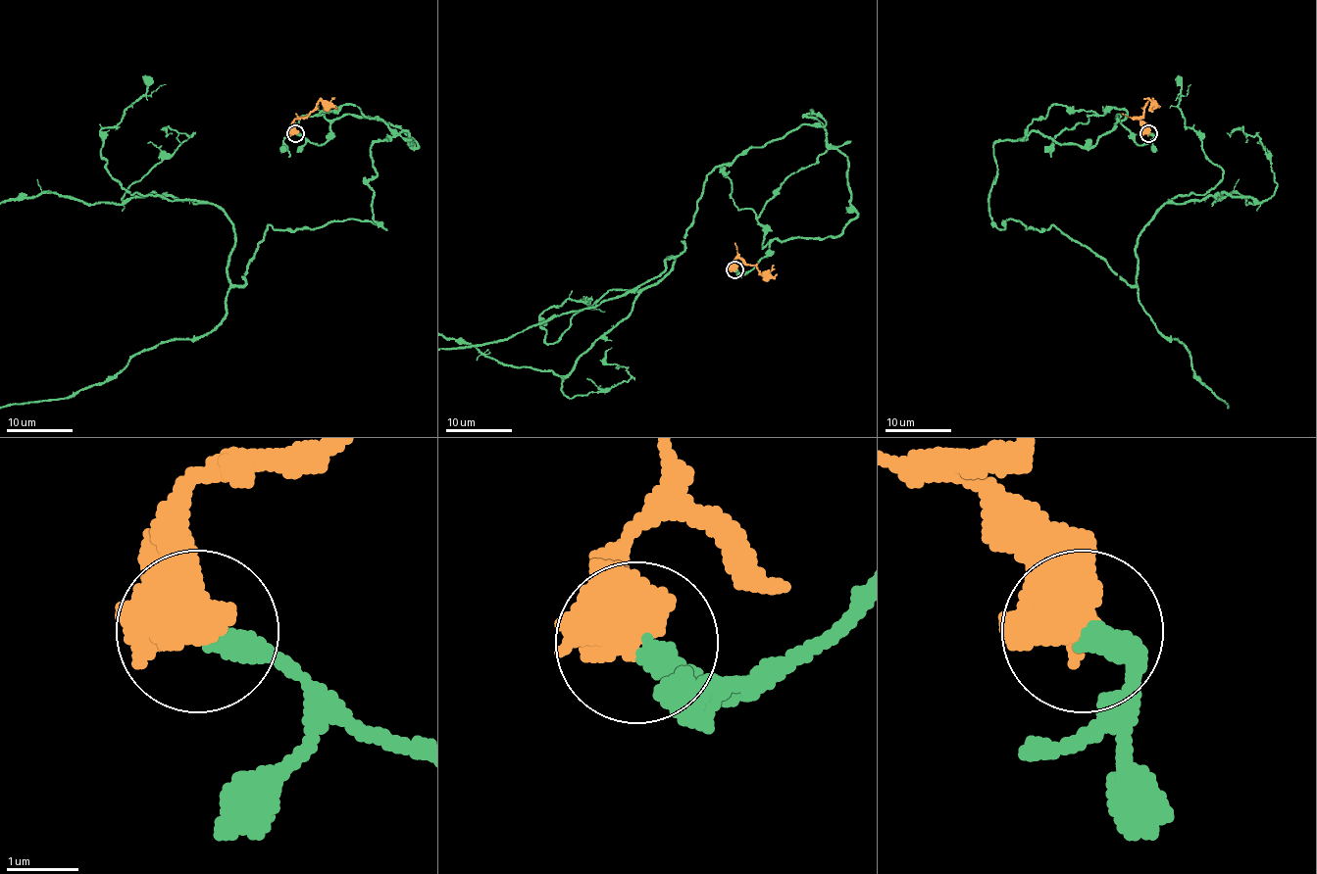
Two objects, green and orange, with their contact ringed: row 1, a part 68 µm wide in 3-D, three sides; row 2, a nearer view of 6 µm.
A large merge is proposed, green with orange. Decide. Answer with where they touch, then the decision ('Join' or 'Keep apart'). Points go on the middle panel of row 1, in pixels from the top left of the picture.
Place: (734, 269). Keep apart

